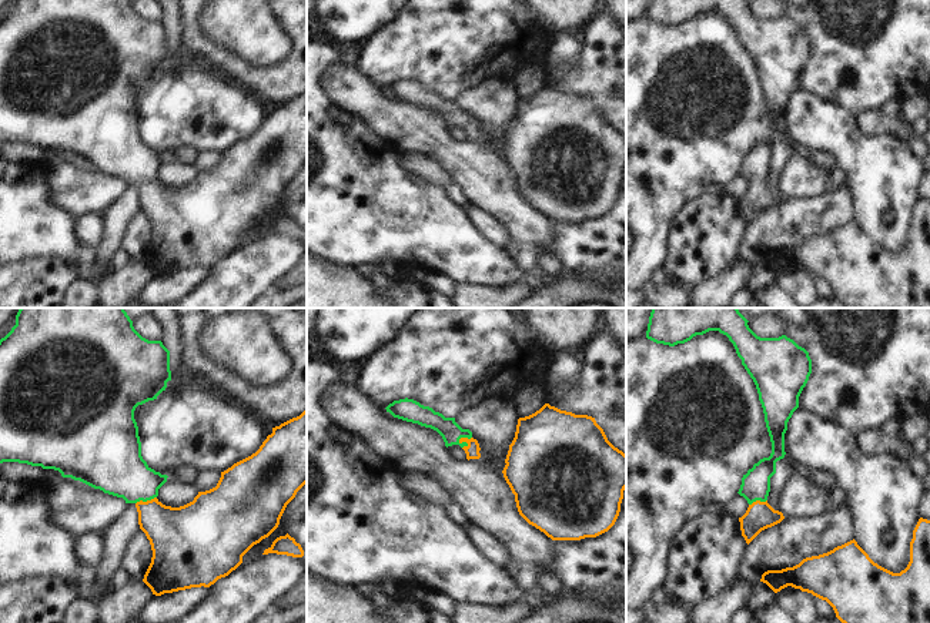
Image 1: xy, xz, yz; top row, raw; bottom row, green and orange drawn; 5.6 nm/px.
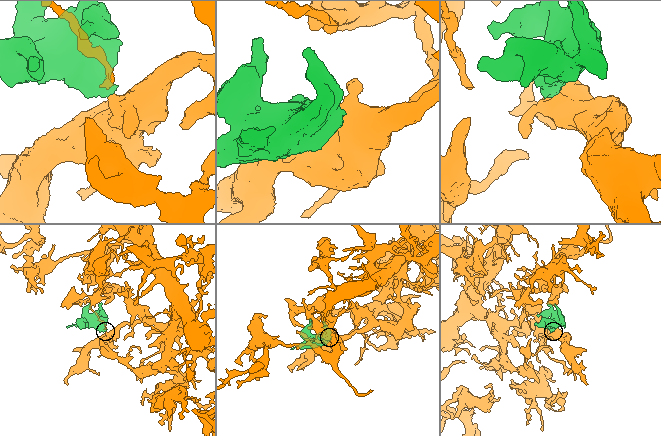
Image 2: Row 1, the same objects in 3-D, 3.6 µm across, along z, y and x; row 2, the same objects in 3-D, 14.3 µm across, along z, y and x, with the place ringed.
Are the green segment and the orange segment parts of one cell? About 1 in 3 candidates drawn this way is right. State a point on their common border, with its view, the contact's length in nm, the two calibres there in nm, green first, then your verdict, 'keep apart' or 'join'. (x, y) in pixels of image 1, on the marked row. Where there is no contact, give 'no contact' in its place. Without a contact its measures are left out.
meets green in xz at (458, 441); contact 90 nm long; 120 nm thick on the green side, 80 nm on the other; join

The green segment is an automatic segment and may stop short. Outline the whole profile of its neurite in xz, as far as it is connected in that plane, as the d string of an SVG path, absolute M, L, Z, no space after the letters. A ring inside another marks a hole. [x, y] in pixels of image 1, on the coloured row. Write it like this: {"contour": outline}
{"contour": "M408 398L394 401L385 409L394 418L436 431L442 436L446 448L459 445L465 450L468 460L481 458L478 441L472 438L472 432L469 429L462 429L455 422L455 418L445 418L432 408L424 406Z"}

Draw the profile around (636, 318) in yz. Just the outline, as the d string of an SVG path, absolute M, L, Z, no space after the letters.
M626 308L626 338L646 338L652 308Z

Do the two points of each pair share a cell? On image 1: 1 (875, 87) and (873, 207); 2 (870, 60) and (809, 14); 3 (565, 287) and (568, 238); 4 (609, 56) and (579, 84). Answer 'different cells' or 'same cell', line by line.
1: different cells
2: same cell
3: different cells
4: same cell

